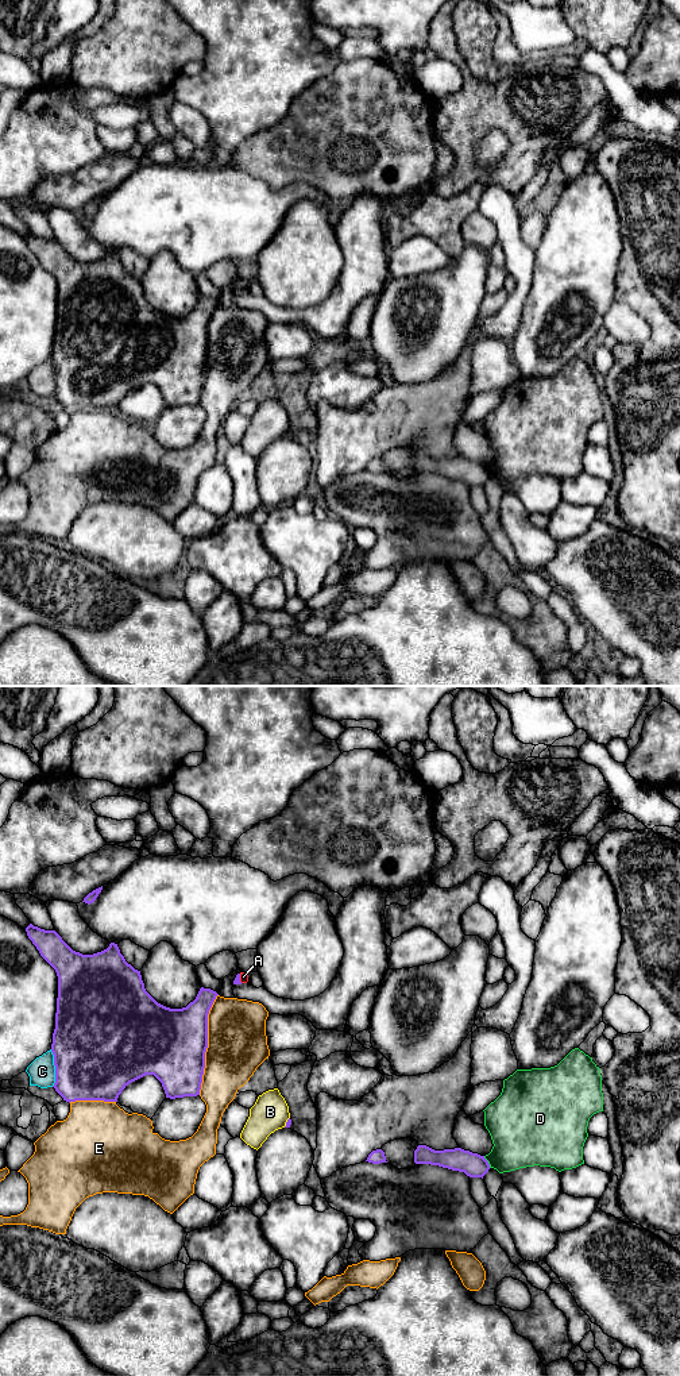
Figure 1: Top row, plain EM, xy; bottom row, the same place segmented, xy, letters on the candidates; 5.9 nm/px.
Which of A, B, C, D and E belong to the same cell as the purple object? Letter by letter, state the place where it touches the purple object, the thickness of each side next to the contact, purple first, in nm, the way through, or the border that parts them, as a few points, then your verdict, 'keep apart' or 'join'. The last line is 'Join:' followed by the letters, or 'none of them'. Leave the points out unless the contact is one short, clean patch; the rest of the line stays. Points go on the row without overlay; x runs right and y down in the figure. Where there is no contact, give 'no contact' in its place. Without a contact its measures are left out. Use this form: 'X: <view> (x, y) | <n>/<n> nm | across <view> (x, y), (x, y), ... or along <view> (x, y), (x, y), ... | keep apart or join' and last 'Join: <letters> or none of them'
A: xy (239, 286) | 40/50 nm | across xy (236, 289), (239, 286), (243, 285) | join
B: xy (286, 431) | 30/220 nm | keep apart
C: xy (55, 377) | 500/160 nm | keep apart
D: xy (487, 470) | 140/340 nm | along xy (483, 465), (490, 475) | keep apart
E: xy (207, 353) | 420/360 nm | keep apart
Join: A

